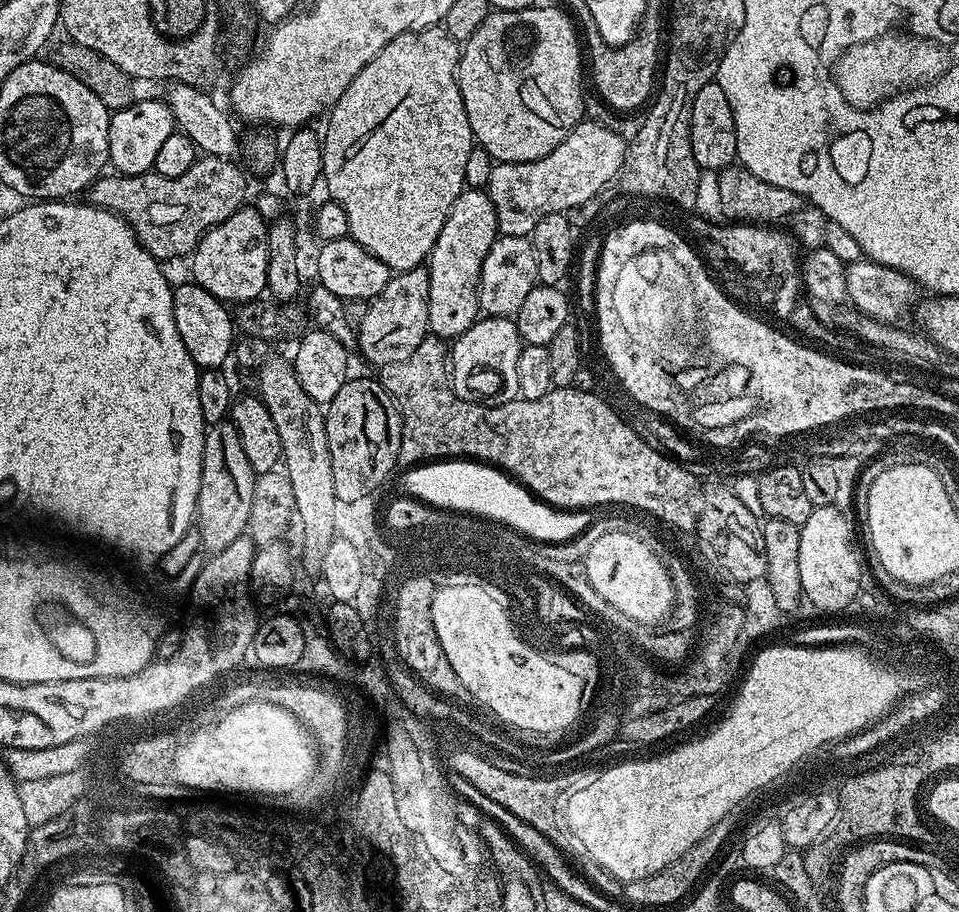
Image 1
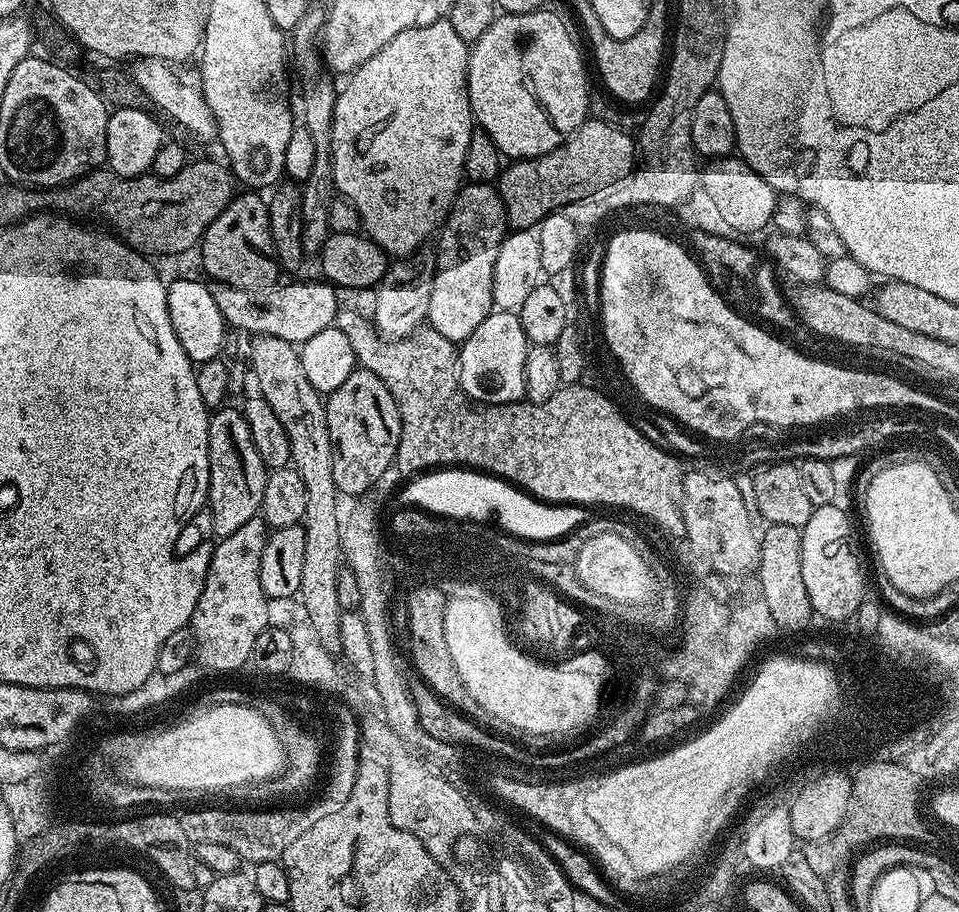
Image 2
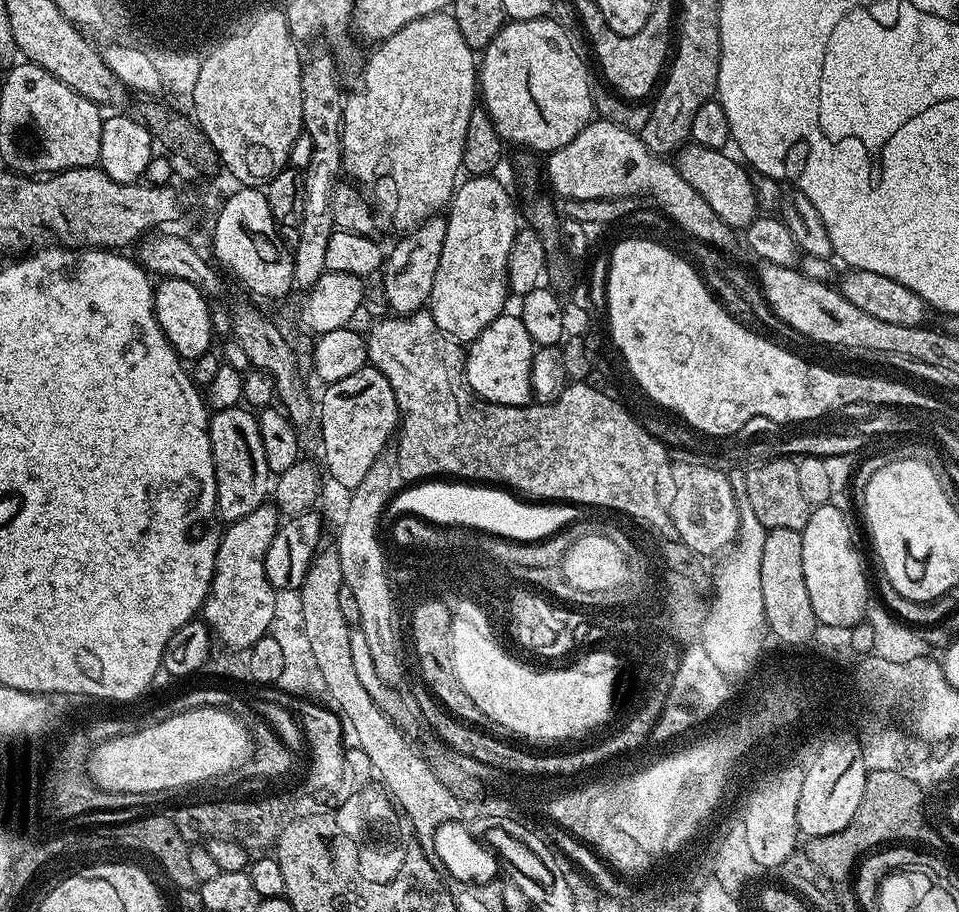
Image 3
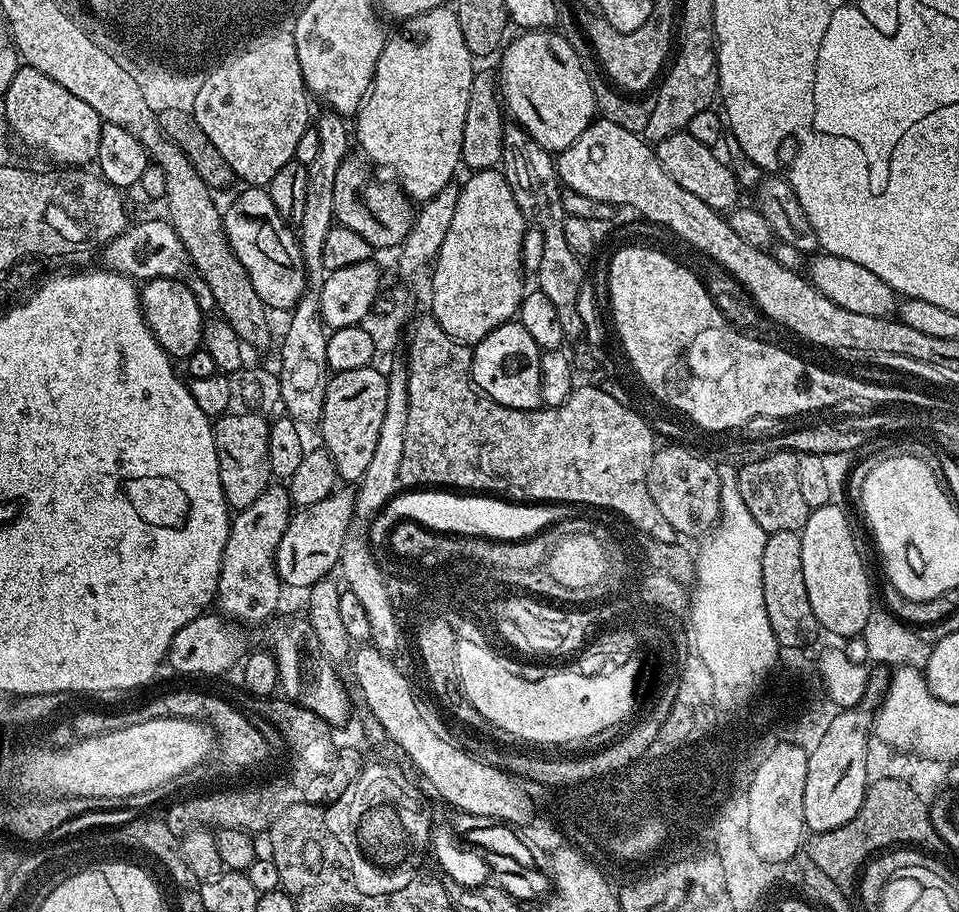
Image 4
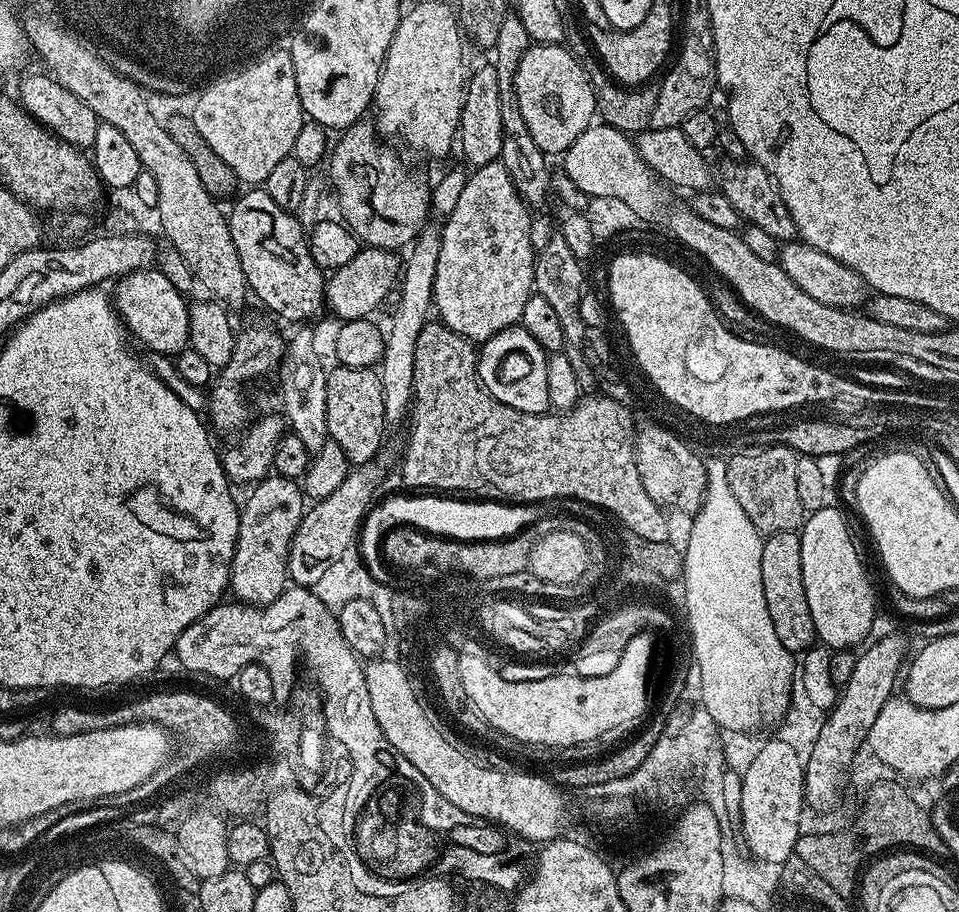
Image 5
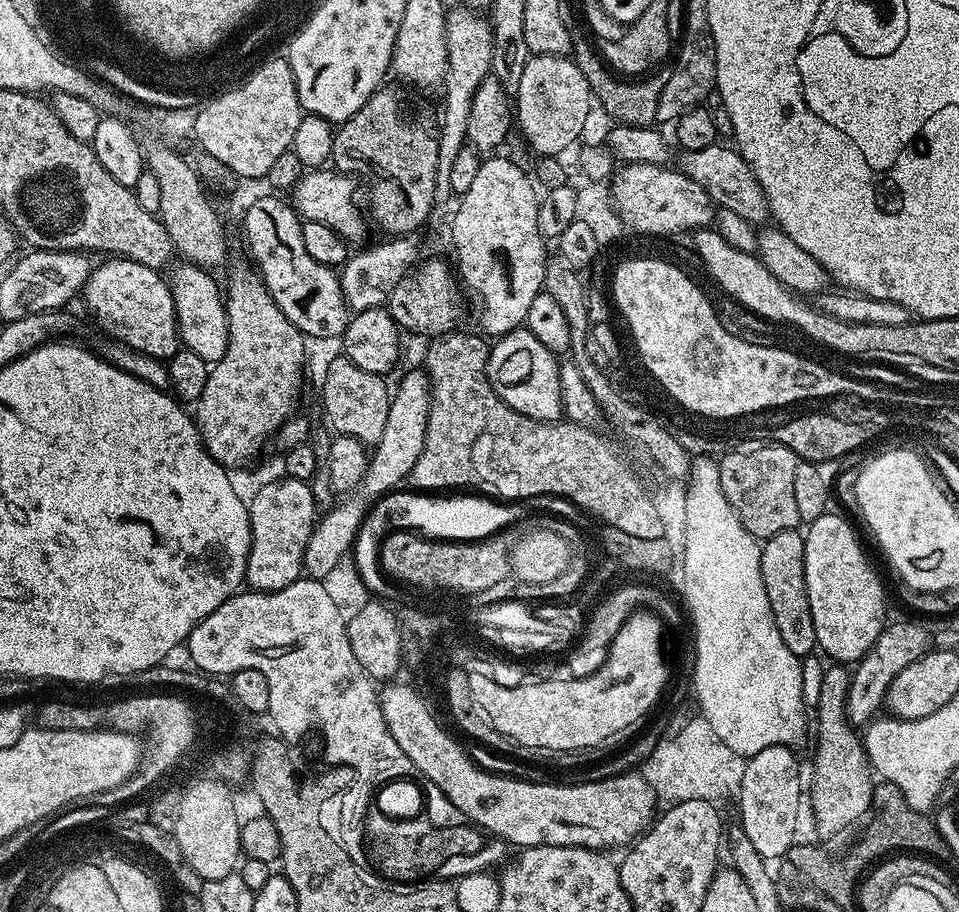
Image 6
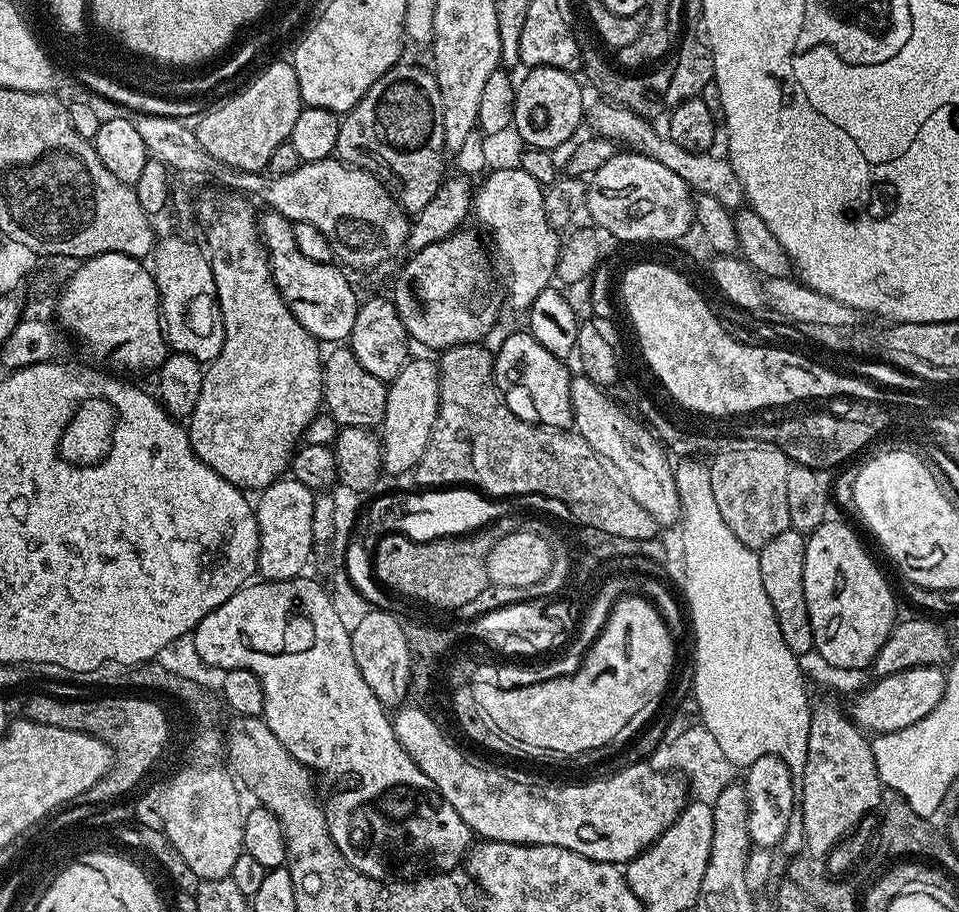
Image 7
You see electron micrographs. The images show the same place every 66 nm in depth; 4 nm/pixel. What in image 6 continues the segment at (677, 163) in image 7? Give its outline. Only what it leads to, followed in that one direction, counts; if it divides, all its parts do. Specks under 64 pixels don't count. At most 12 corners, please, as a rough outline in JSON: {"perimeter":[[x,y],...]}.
{"perimeter":[[735,147],[684,152],[682,171],[720,208],[763,225],[768,199]]}

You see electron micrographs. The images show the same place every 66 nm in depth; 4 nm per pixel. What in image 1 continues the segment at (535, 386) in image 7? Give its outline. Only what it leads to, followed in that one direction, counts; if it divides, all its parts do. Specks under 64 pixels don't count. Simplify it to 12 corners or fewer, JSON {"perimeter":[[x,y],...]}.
{"perimeter":[[477,319],[450,344],[458,398],[519,397],[515,319]]}

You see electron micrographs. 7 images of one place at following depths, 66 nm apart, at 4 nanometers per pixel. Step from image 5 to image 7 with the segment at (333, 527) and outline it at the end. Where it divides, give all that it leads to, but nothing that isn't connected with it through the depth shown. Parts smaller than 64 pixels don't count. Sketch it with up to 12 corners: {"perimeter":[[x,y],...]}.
{"perimeter":[[409,358],[388,384],[380,463],[422,462],[440,405],[440,366]]}

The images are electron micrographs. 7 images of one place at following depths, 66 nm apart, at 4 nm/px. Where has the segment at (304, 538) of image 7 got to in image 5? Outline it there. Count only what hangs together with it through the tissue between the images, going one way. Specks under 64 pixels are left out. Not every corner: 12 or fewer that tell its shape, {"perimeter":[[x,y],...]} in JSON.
{"perimeter":[[269,474],[242,500],[230,592],[263,606],[289,587],[306,511],[296,480]]}

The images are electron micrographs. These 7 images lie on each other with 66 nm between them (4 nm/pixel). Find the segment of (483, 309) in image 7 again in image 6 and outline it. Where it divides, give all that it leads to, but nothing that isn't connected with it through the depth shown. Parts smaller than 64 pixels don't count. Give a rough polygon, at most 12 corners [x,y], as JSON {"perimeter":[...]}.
{"perimeter":[[428,260],[392,292],[401,329],[435,338],[459,325],[462,288]]}

